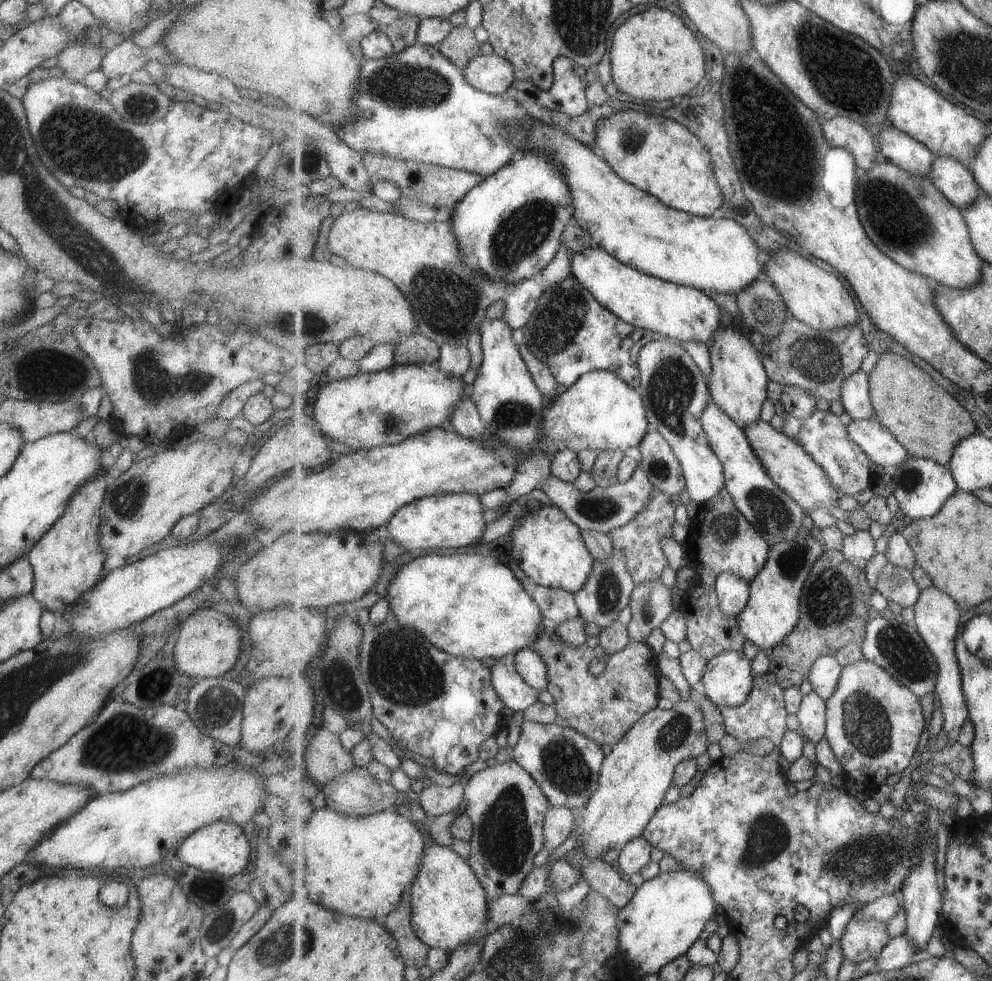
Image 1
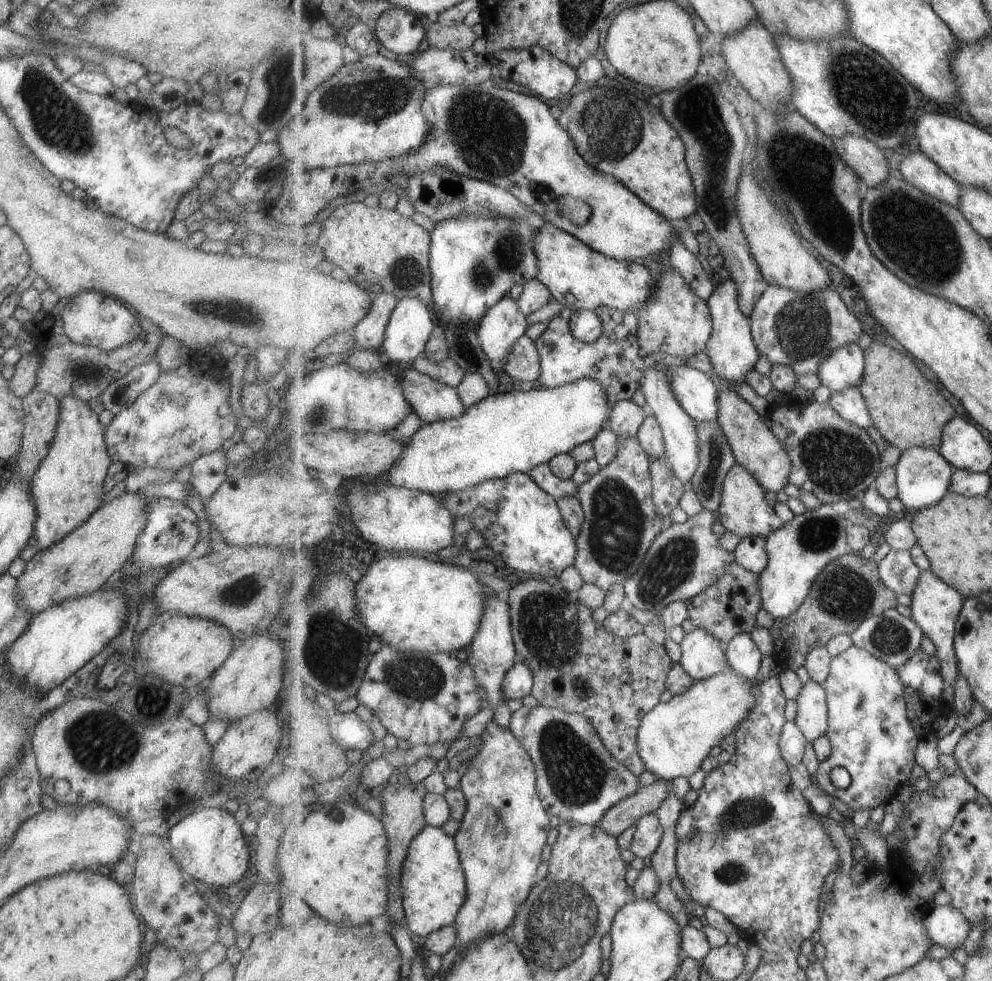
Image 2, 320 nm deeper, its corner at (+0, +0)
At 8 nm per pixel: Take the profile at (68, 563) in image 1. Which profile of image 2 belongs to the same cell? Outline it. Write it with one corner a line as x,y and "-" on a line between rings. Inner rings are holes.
65,395
58,403
60,407
53,440
30,484
35,509
33,534
40,549
61,540
101,506
103,479
112,462
98,414
90,409
86,401
73,395

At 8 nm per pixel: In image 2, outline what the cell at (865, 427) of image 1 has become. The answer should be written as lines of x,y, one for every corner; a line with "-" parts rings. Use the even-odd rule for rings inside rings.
859,386
831,393
829,402
842,417
854,422
857,426
864,429
874,426
868,404

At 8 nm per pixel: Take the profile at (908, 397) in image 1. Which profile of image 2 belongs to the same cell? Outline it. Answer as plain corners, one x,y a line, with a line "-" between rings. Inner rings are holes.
873,342
864,351
866,371
859,387
868,404
874,428
902,452
911,447
938,449
944,426
956,416
953,404
923,376
915,360
907,354
879,342

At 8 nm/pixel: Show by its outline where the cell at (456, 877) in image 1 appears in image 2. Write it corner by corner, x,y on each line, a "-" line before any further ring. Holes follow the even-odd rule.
426,825
410,844
404,862
402,889
405,922
417,940
427,938
438,928
455,924
468,895
468,882
455,837
449,836
442,827

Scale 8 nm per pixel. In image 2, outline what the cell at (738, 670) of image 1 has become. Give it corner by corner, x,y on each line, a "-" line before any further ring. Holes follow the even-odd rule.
739,633
728,643
726,655
733,671
737,671
748,679
758,675
764,654
761,652
752,633

